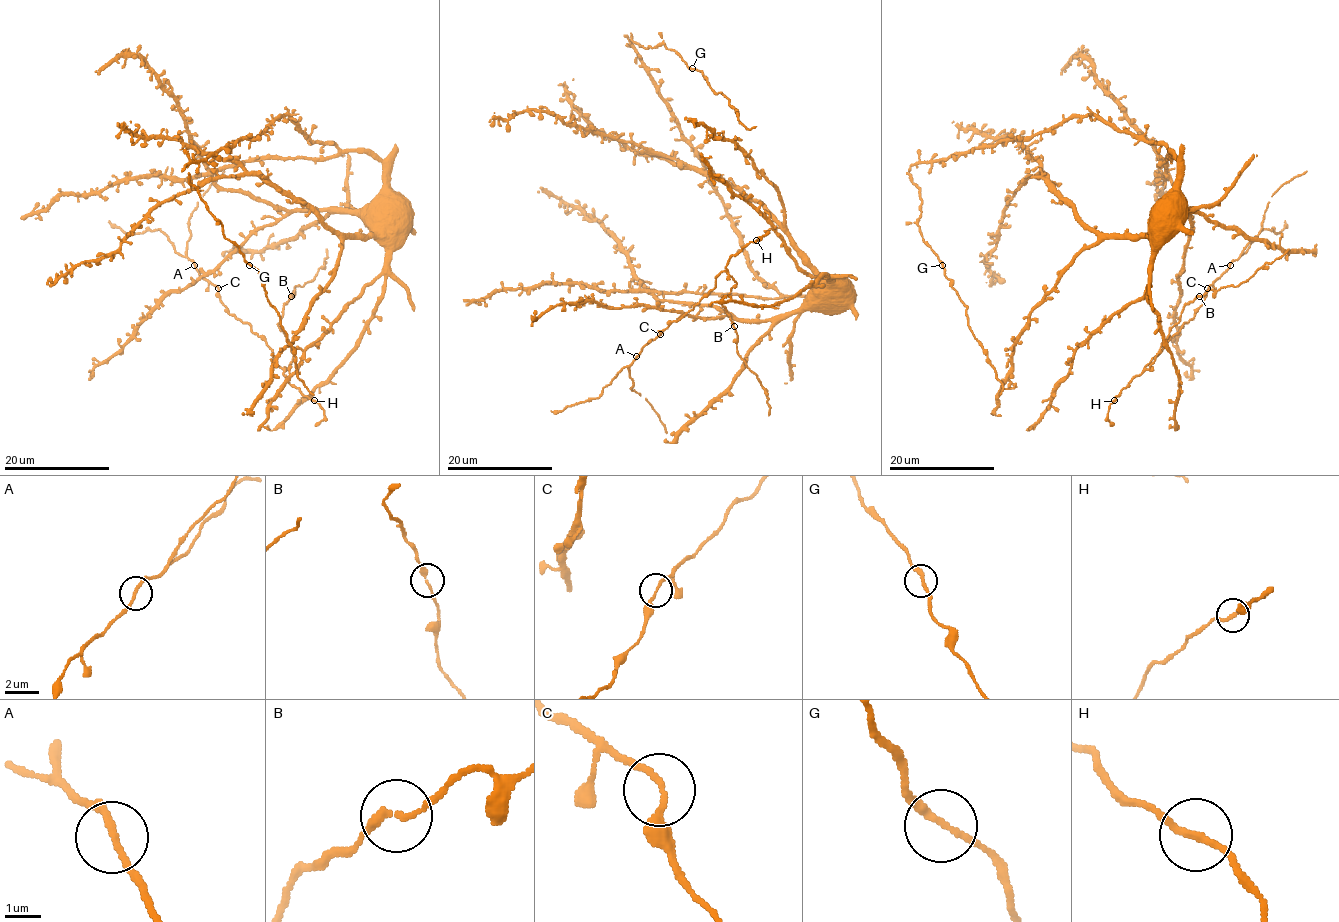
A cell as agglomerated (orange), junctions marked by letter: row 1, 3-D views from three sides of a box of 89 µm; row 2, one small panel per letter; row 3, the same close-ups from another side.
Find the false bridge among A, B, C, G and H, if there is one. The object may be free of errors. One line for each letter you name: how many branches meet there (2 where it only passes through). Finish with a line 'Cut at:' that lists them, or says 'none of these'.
Cut at: none of these

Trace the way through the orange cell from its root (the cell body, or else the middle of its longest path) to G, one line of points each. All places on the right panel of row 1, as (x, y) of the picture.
G: (1151, 217), (1176, 179), (1174, 157), (1163, 144), (1073, 115), (909, 169), (922, 202), (919, 232), (942, 265)

